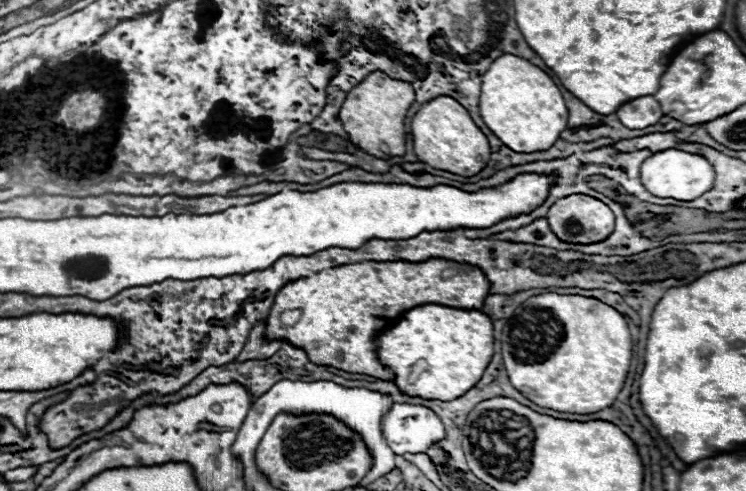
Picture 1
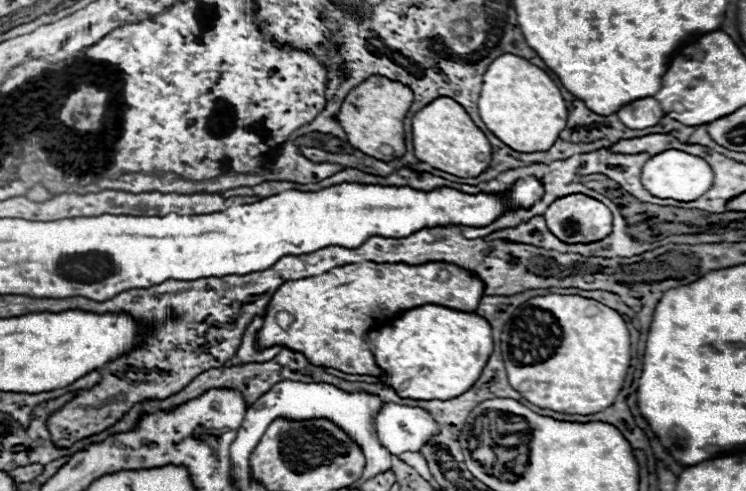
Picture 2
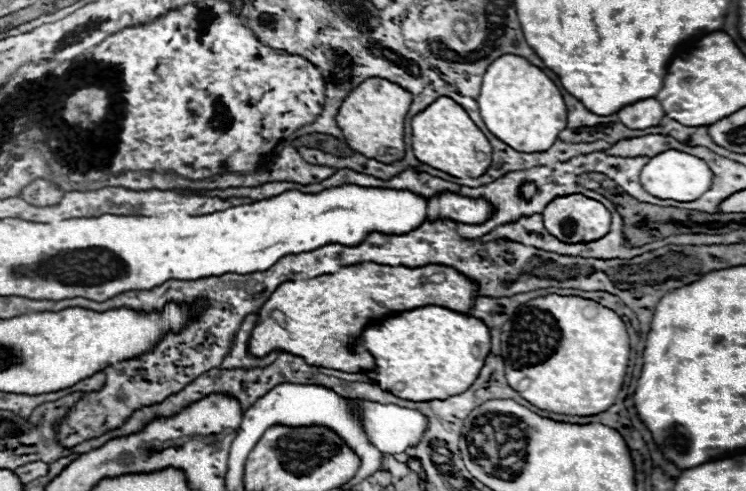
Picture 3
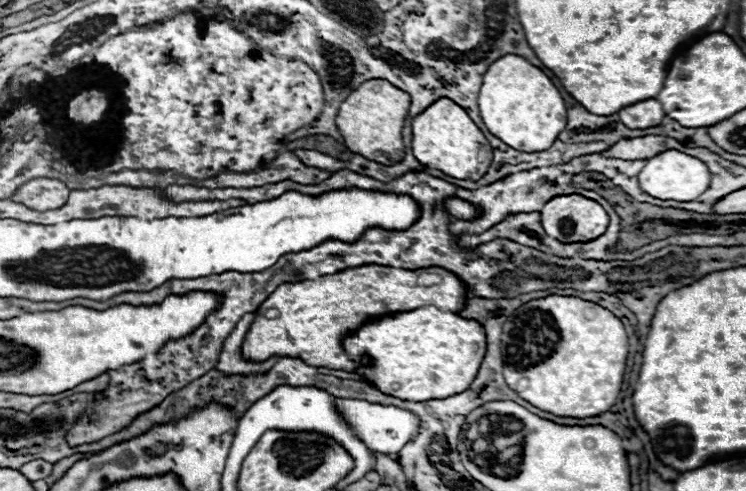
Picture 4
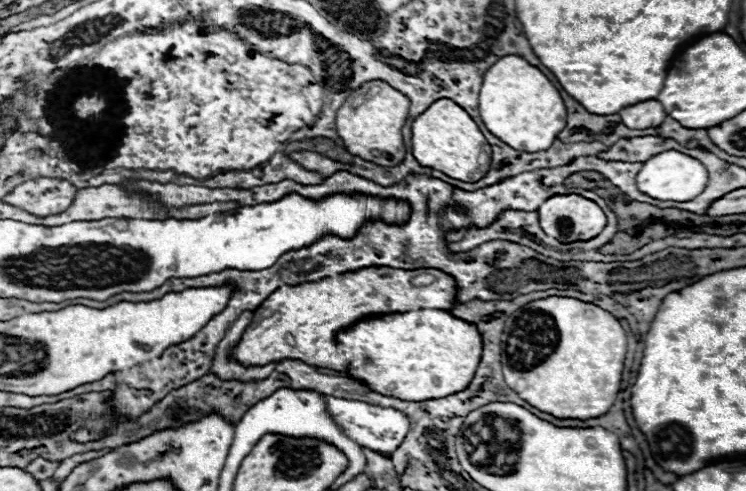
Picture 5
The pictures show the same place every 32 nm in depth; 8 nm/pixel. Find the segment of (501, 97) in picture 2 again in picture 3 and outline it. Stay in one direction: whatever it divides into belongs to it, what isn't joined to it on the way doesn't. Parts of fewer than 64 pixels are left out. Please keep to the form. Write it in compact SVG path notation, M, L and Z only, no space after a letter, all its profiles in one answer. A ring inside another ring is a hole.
M504 54L488 66L478 96L478 108L486 128L520 152L548 150L566 126L566 104L558 86L538 66L514 54Z

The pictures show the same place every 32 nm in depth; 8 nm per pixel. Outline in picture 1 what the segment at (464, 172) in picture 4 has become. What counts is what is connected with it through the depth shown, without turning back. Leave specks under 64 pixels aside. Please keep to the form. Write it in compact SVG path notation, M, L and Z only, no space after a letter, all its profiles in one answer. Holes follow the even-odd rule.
M438 96L420 108L420 112L412 118L412 136L416 158L438 170L446 170L458 176L474 176L490 160L488 138L472 122L464 106L448 96Z

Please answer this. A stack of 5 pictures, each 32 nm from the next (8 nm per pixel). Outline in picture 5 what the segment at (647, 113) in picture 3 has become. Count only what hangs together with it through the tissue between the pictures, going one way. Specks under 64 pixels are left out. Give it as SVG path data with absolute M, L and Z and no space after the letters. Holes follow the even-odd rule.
M658 100L652 102L638 102L636 106L628 106L618 112L622 122L632 128L632 130L644 130L644 128L654 128L660 126L662 120L666 118L664 108L660 106Z

